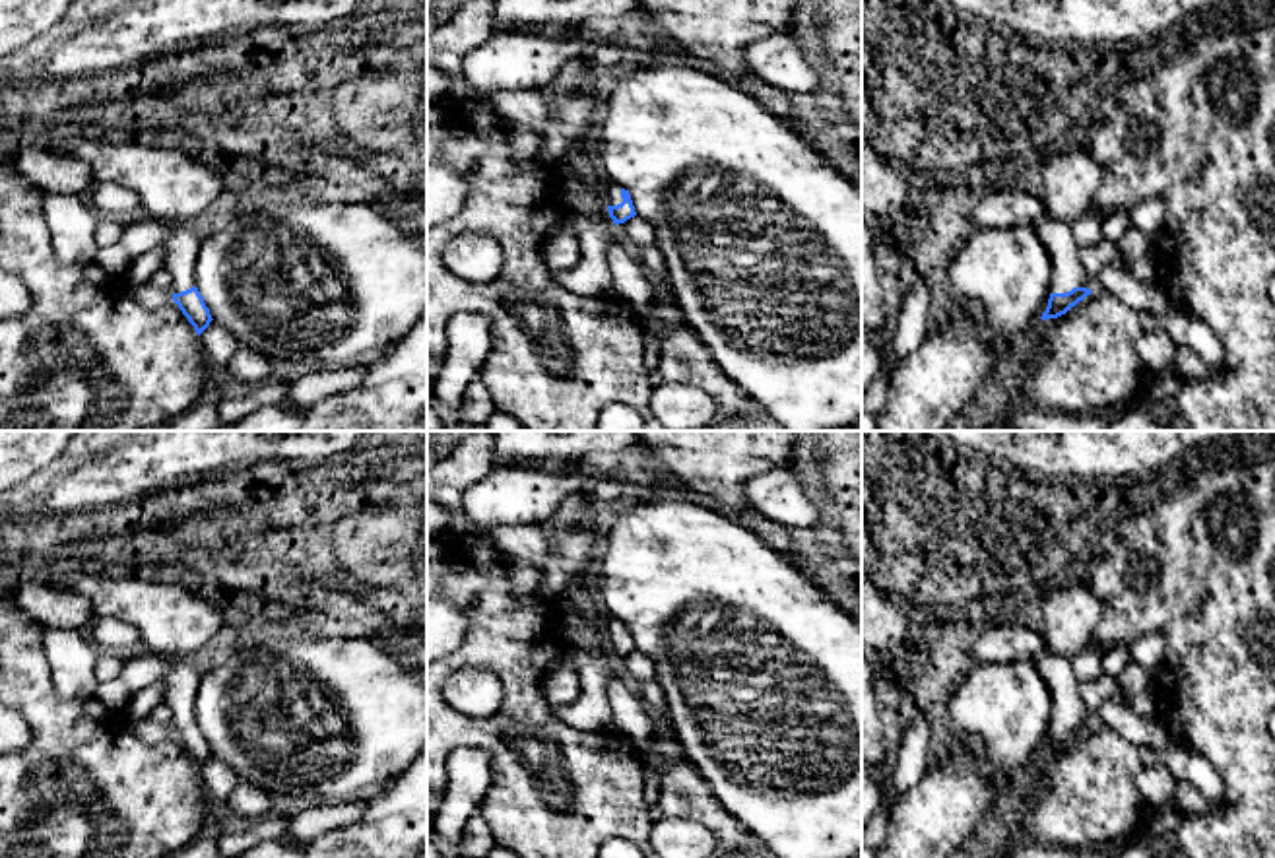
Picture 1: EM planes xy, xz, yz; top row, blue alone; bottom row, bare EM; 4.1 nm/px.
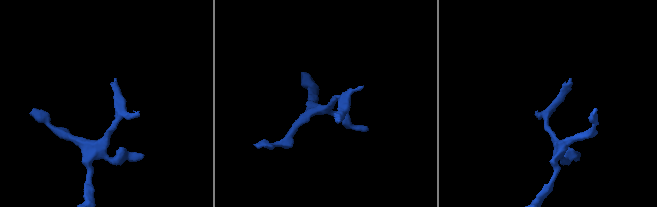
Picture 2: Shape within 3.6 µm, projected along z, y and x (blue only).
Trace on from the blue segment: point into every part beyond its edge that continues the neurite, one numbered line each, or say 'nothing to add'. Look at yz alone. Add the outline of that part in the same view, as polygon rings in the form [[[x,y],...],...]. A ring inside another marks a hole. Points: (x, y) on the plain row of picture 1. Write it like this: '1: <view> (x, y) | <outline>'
1: yz (1068, 707) | [[[1046,648],[1032,656],[1030,662],[1052,693],[1050,728],[1067,728],[1073,722],[1091,724],[1089,712],[1079,695],[1081,681],[1071,670],[1071,660]]]

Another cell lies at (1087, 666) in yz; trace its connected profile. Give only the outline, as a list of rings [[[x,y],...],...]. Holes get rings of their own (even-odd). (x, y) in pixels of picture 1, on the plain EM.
[[[1093,643],[1089,648],[1069,658],[1071,670],[1079,681],[1095,681],[1104,674],[1102,652],[1104,648]]]

